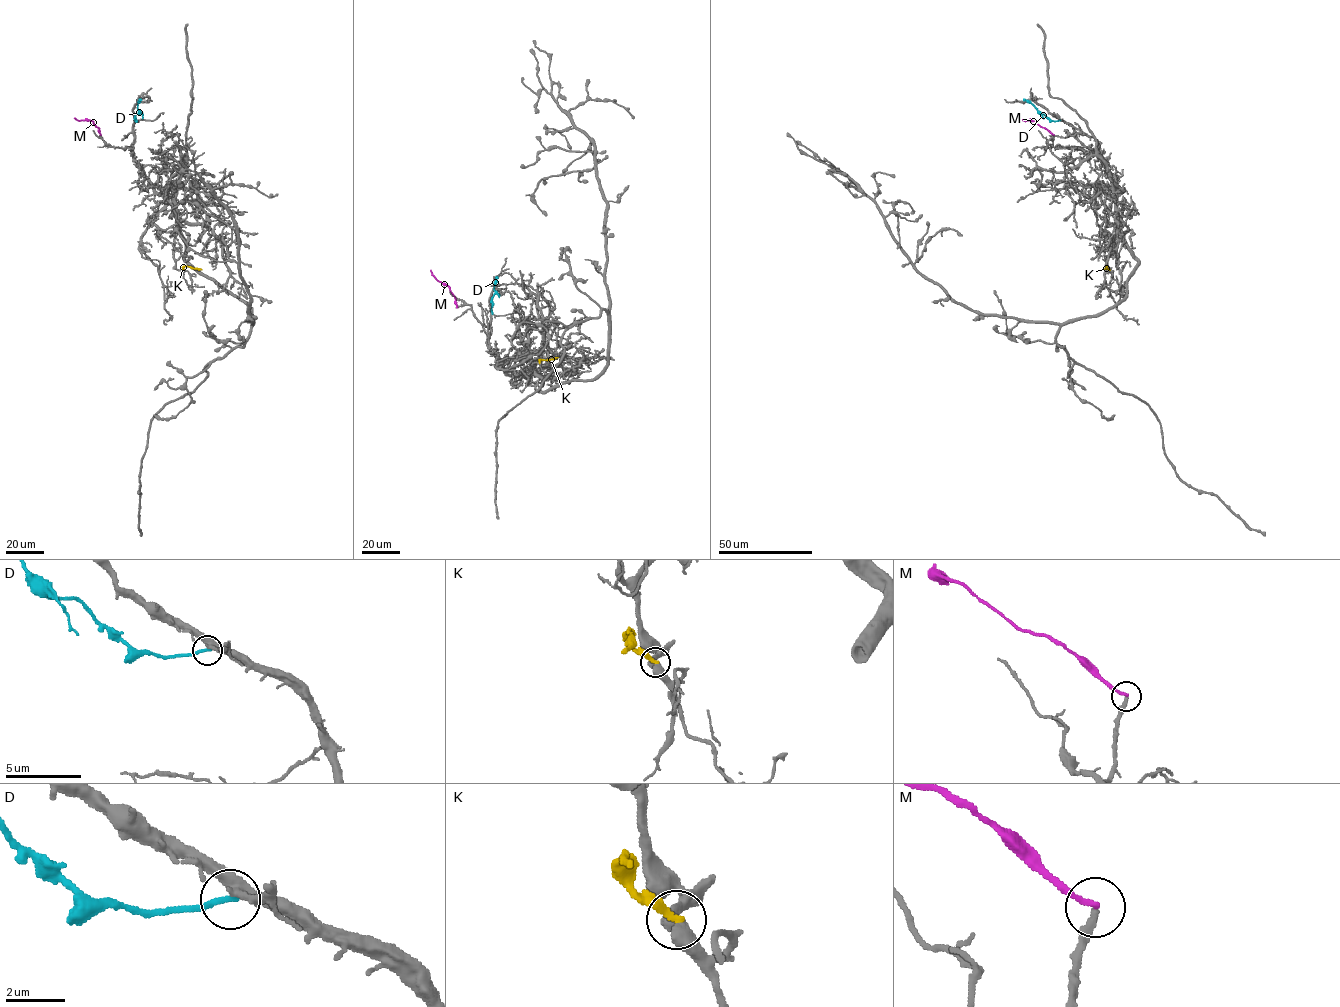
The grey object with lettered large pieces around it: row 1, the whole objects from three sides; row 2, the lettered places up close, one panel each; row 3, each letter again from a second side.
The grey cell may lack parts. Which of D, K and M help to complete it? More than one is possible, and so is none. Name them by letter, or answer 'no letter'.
no letter

